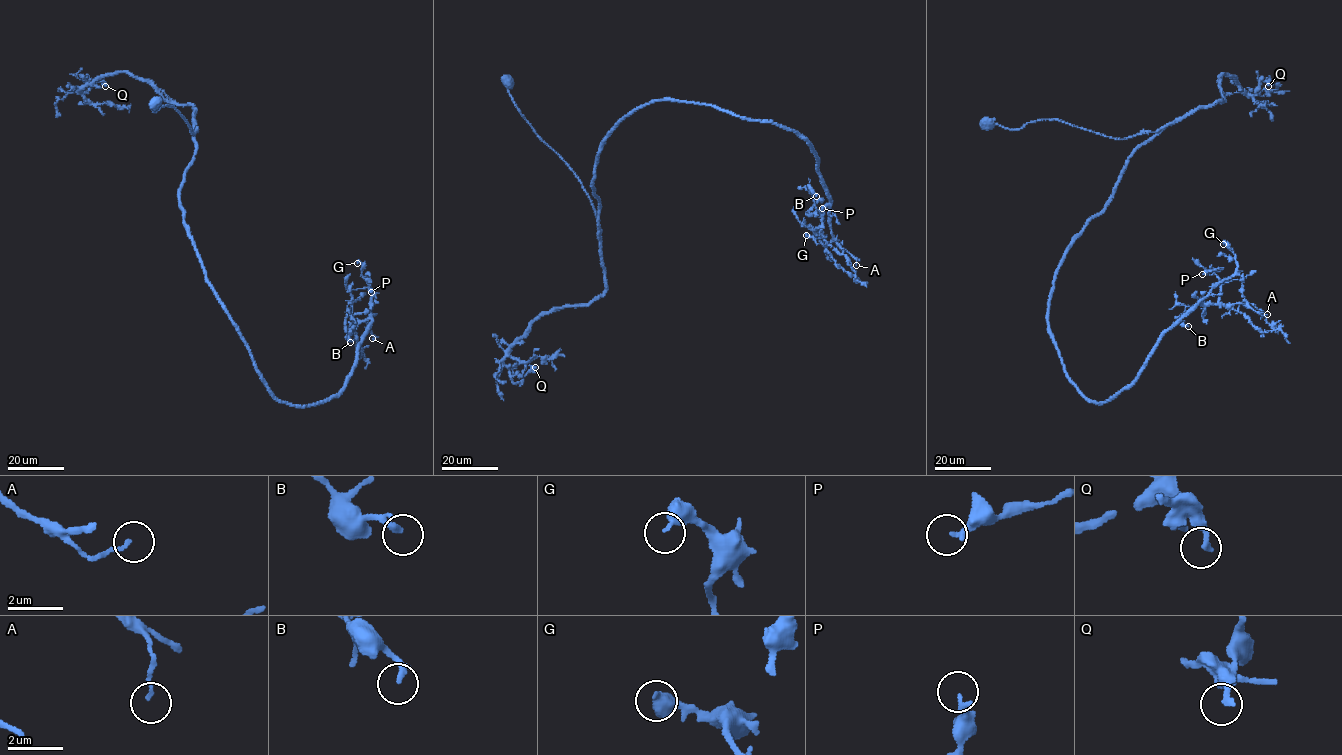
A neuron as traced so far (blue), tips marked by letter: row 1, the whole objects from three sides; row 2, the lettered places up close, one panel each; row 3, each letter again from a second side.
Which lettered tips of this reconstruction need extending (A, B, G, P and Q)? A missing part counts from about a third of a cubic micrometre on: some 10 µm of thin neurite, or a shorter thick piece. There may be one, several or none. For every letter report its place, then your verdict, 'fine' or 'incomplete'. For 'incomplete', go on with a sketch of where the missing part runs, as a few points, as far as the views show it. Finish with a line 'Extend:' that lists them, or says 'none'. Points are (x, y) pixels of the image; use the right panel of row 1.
A: place (1267, 314); fine
B: place (1188, 326); fine
G: place (1223, 244); fine
P: place (1202, 274); fine
Q: place (1268, 86); fine
Extend: none

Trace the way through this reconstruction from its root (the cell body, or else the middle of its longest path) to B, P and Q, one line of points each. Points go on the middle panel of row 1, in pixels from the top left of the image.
B: (506, 81), (599, 232), (602, 145), (654, 101), (797, 131), (831, 200), (819, 212), (816, 196)
P: (506, 81), (580, 182), (599, 232), (602, 145), (654, 101), (797, 131), (831, 200), (813, 231), (822, 208)
Q: (506, 81), (516, 107), (590, 199), (605, 272), (602, 295), (542, 314), (503, 360), (513, 383), (535, 367)

